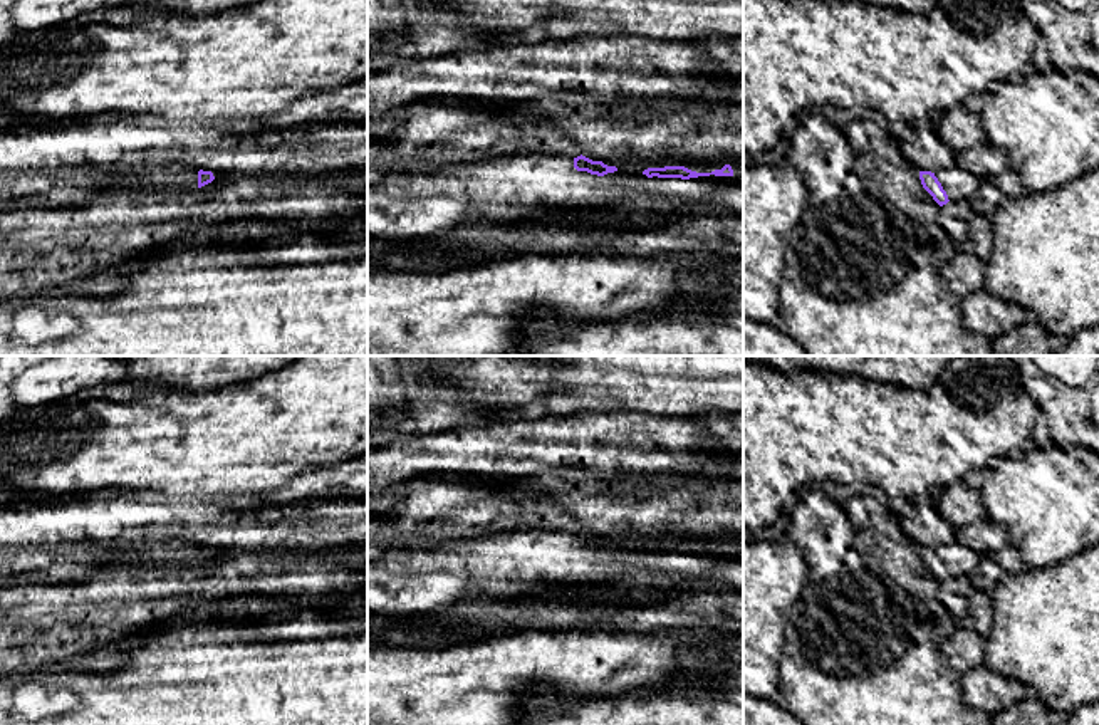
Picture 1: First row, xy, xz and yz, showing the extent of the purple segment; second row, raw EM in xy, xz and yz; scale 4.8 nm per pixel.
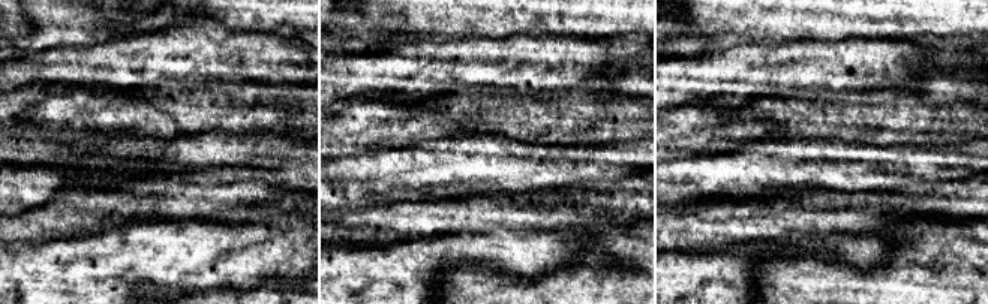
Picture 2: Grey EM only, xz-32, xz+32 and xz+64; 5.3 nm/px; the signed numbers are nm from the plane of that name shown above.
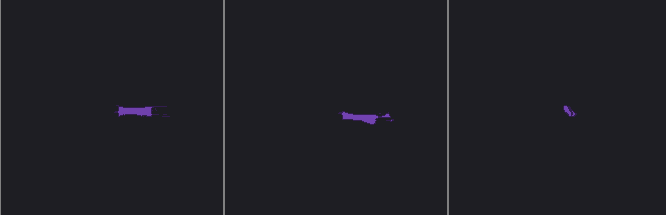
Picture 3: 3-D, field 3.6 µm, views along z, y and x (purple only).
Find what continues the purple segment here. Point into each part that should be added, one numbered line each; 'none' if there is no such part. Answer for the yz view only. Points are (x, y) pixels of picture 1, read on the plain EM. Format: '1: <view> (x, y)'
1: yz (960, 561)

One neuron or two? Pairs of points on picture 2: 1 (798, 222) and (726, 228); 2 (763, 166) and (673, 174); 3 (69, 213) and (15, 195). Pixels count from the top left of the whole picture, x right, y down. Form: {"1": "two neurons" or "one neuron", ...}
{"1": "one neuron", "2": "one neuron", "3": "two neurons"}

